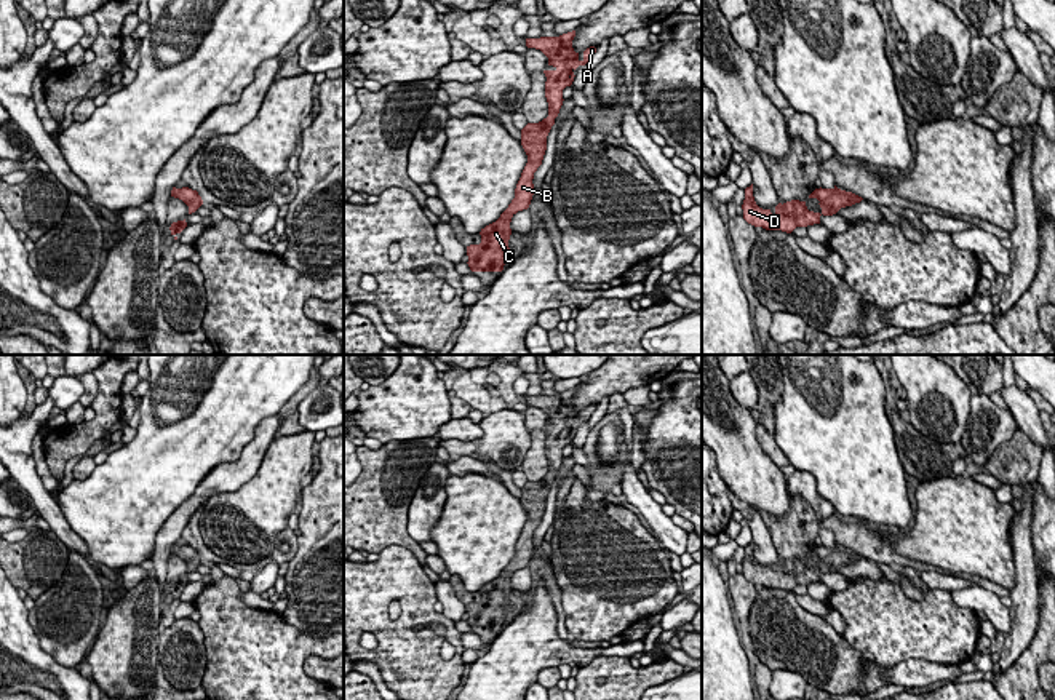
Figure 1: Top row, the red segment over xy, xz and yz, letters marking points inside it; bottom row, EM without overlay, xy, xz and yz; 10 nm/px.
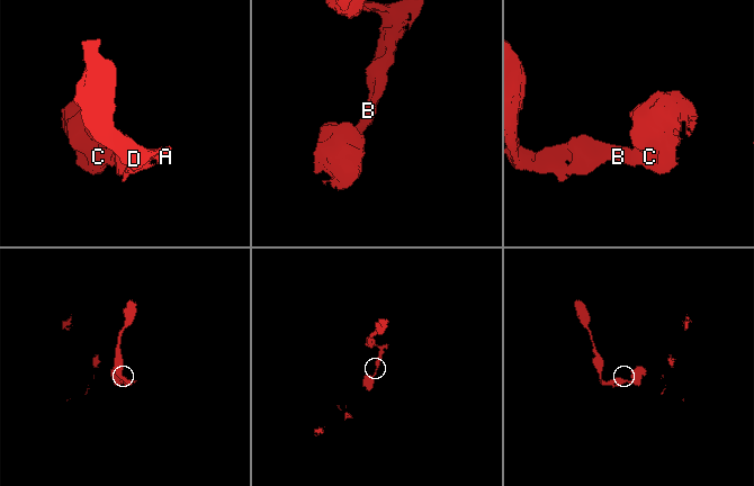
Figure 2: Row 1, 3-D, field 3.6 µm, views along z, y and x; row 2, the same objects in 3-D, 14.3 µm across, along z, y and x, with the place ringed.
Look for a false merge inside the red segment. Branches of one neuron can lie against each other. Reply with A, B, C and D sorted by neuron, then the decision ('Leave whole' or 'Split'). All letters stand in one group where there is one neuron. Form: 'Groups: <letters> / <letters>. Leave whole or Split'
Groups: A B C D. Leave whole

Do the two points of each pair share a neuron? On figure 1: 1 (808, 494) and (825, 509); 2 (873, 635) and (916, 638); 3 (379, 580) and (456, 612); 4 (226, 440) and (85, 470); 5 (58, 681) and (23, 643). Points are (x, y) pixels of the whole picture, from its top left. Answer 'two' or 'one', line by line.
1: one
2: one
3: two
4: two
5: one

